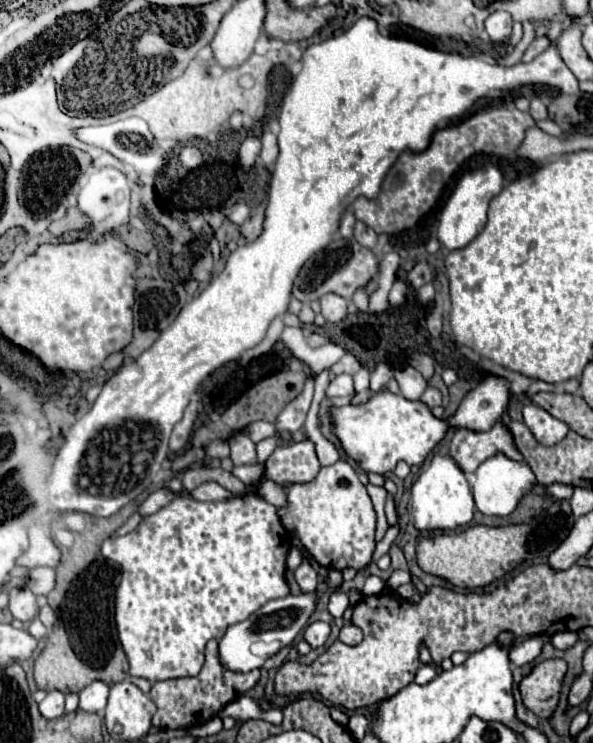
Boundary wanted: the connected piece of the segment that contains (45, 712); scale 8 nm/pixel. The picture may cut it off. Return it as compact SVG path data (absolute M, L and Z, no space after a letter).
M54 690L54 692L48 692L46 698L38 704L38 710L44 718L52 720L52 718L60 718L64 714L64 694Z

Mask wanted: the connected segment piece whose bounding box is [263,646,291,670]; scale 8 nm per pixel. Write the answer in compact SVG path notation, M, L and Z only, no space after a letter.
M290 646L284 647L278 654L268 658L263 667L269 670L281 666L284 659L286 660L290 650Z

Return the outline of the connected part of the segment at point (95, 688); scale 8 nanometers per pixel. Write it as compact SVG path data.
M100 680L88 684L80 694L78 694L80 702L78 708L84 712L96 712L100 714L106 708L106 700L108 700L108 686Z

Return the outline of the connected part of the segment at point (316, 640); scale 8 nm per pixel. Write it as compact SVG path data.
M312 622L306 626L304 630L304 640L312 646L312 648L320 648L326 644L330 636L330 624L326 622Z

